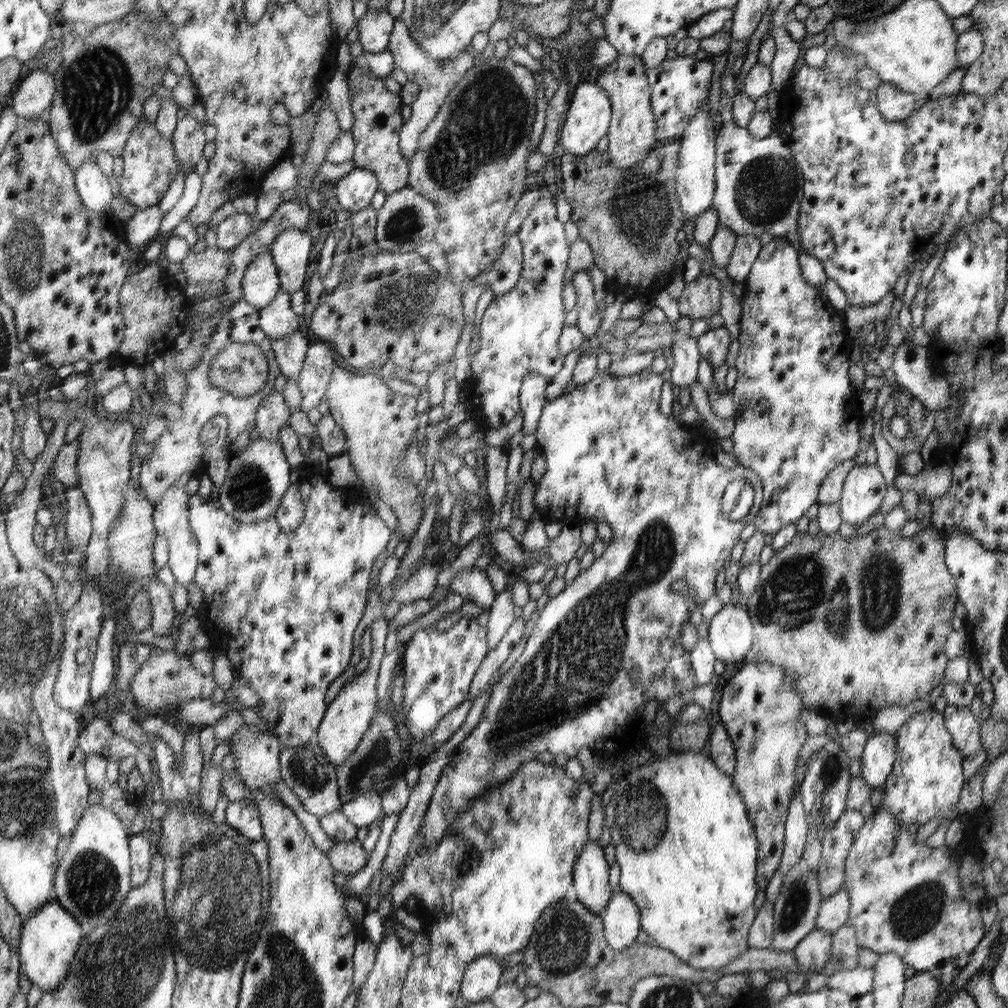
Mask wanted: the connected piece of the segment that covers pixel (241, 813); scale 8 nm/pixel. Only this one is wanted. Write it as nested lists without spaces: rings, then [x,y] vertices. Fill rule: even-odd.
[[[240,799],[240,801],[229,803],[226,807],[225,821],[248,839],[256,841],[263,836],[260,811],[256,809],[256,803],[252,799]]]

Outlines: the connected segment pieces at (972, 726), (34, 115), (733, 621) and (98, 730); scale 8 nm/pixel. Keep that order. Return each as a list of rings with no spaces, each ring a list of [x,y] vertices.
[[[946,705],[944,709],[944,725],[952,735],[952,742],[960,749],[964,758],[973,757],[980,748],[980,722],[974,718],[969,707]]]
[[[29,67],[13,93],[11,105],[24,120],[34,121],[40,119],[42,112],[50,106],[57,90],[53,74]]]
[[[724,605],[708,623],[708,646],[725,664],[742,661],[754,646],[754,624],[744,606]]]
[[[85,718],[81,725],[80,735],[78,735],[78,746],[85,755],[90,753],[100,753],[106,760],[110,760],[110,754],[106,752],[106,741],[112,737],[114,730],[108,720],[104,718]]]

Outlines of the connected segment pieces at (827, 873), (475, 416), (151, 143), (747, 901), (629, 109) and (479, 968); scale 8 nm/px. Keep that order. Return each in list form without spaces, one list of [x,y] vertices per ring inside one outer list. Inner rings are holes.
[[[847,809],[820,838],[822,860],[817,880],[823,899],[836,895],[846,887],[847,856],[851,854],[852,843],[866,822],[867,818],[861,811]]]
[[[540,174],[539,176],[539,183],[535,186],[535,188],[541,193],[541,196],[536,199],[536,203],[532,206],[532,211],[530,211],[530,214],[522,221],[519,231],[516,234],[522,243],[523,254],[520,279],[518,279],[518,283],[514,285],[514,288],[511,291],[508,291],[502,296],[495,295],[490,305],[485,310],[479,328],[479,350],[475,356],[470,358],[470,365],[472,365],[472,379],[464,390],[470,390],[471,392],[471,396],[467,402],[471,405],[470,410],[472,411],[472,419],[485,431],[491,428],[499,429],[508,424],[515,416],[520,416],[520,412],[523,412],[523,408],[521,408],[522,392],[520,391],[520,384],[523,384],[524,375],[528,374],[528,371],[538,371],[540,375],[544,375],[548,379],[552,379],[553,376],[556,376],[556,374],[562,370],[562,366],[564,366],[565,355],[560,354],[560,350],[558,350],[558,337],[560,337],[560,334],[564,332],[564,328],[568,328],[569,311],[568,304],[564,304],[564,288],[568,288],[568,268],[571,266],[568,263],[568,260],[570,260],[572,240],[568,240],[568,224],[565,224],[564,220],[560,220],[560,200],[556,199],[556,192],[552,192],[552,180],[543,180],[542,175]]]
[[[140,120],[140,123],[136,123],[131,138],[127,140],[127,146],[122,151],[122,158],[124,167],[120,174],[122,176],[119,183],[120,194],[139,209],[158,205],[178,174],[172,137],[164,137],[152,121]]]
[[[672,751],[662,758],[654,754],[654,760],[648,761],[648,764],[630,771],[626,778],[625,785],[617,787],[610,802],[604,809],[605,824],[610,828],[611,843],[615,846],[615,858],[618,867],[621,869],[619,879],[622,891],[638,906],[641,917],[641,930],[650,937],[652,944],[656,947],[668,950],[674,953],[684,963],[698,970],[716,970],[732,960],[736,956],[740,957],[746,952],[748,947],[747,937],[749,929],[756,919],[756,910],[754,910],[754,898],[756,898],[756,884],[758,881],[756,873],[756,848],[759,848],[758,837],[755,835],[755,826],[747,813],[747,808],[743,796],[735,788],[731,776],[726,775],[724,771],[716,766],[712,757],[702,754],[700,751]]]
[[[619,54],[614,62],[603,68],[603,72],[597,75],[596,84],[608,92],[612,101],[612,124],[608,131],[609,145],[606,153],[608,153],[614,167],[622,170],[626,167],[632,167],[632,165],[636,165],[636,163],[640,163],[642,159],[648,157],[648,153],[659,142],[658,121],[651,108],[651,84],[648,83],[646,65],[644,65],[643,59],[638,56],[623,56]]]
[[[479,956],[468,966],[463,980],[464,1002],[476,1003],[491,999],[498,988],[503,967],[494,956]]]

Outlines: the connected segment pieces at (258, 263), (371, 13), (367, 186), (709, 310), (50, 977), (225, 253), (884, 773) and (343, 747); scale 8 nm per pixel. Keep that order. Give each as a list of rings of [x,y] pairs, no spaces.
[[[264,250],[252,259],[242,279],[242,295],[248,304],[262,309],[272,303],[282,290],[278,266],[269,250]]]
[[[387,7],[367,10],[356,25],[360,37],[357,42],[364,52],[377,54],[387,50],[395,19],[388,13]]]
[[[354,167],[339,178],[334,186],[335,197],[342,208],[352,213],[371,205],[372,197],[379,191],[376,175],[369,170]]]
[[[700,274],[692,281],[685,281],[682,295],[678,298],[680,316],[688,316],[692,320],[711,318],[720,313],[720,295],[722,295],[722,282],[712,275]]]
[[[57,900],[47,902],[38,908],[23,925],[23,936],[20,944],[22,970],[30,982],[40,986],[42,992],[62,983],[72,966],[72,959],[76,958],[75,952],[83,941],[83,926],[76,921]]]
[[[217,246],[207,247],[198,254],[188,250],[186,258],[181,261],[181,269],[186,273],[187,284],[209,285],[224,281],[229,272],[231,257],[231,250],[222,250]]]
[[[875,731],[864,747],[860,757],[861,777],[872,788],[882,787],[888,775],[895,770],[896,736],[884,731]]]
[[[374,644],[370,654],[370,664],[364,672],[357,674],[340,689],[320,723],[316,743],[322,747],[326,758],[335,765],[342,765],[348,756],[358,747],[364,733],[370,728],[370,720],[376,710],[376,680],[379,680],[378,668],[384,654],[384,644]]]

